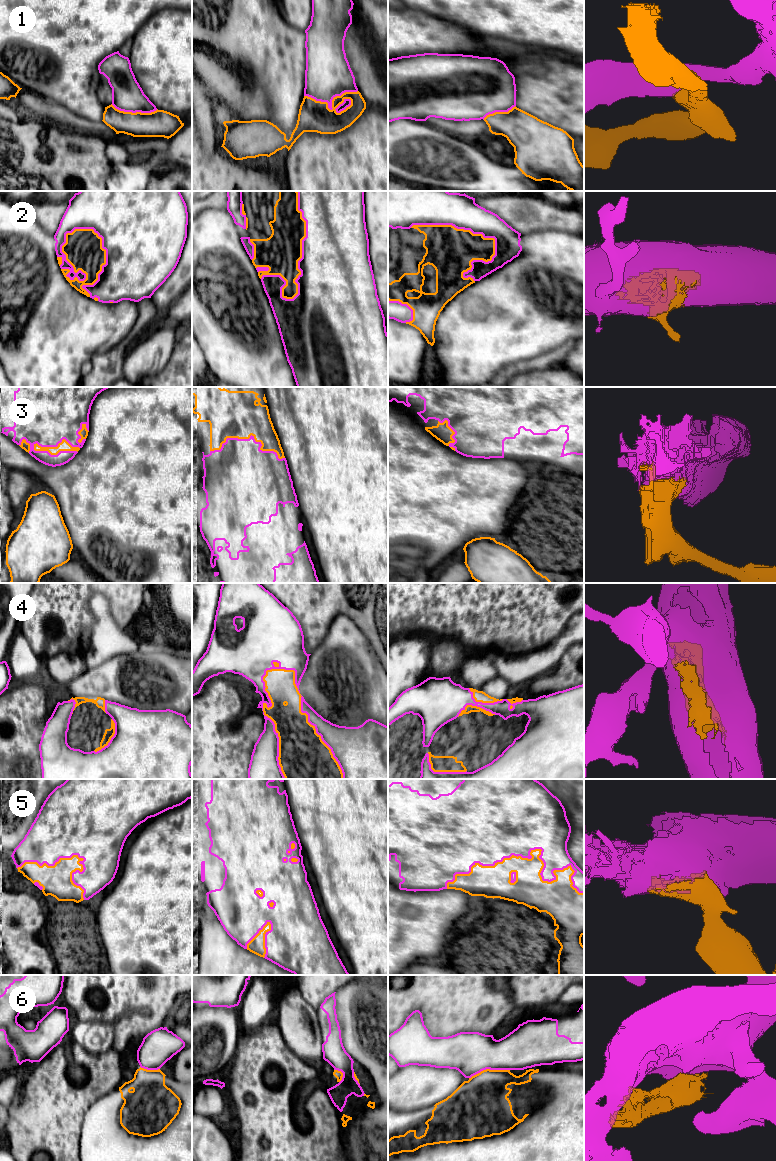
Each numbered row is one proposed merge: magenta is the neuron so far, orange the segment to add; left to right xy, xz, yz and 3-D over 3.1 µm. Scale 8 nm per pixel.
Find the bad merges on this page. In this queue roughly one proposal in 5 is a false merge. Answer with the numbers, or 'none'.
1, 6

